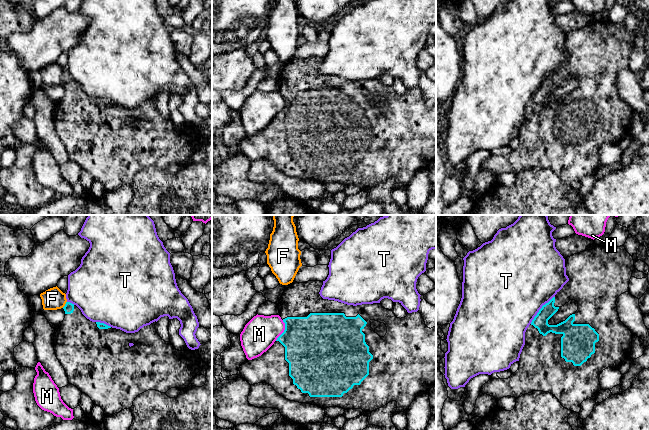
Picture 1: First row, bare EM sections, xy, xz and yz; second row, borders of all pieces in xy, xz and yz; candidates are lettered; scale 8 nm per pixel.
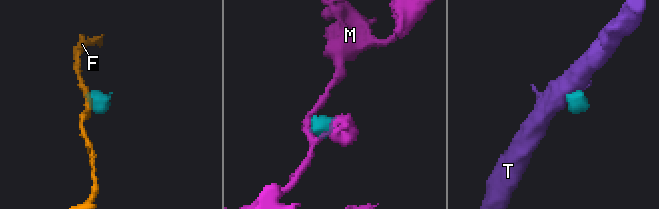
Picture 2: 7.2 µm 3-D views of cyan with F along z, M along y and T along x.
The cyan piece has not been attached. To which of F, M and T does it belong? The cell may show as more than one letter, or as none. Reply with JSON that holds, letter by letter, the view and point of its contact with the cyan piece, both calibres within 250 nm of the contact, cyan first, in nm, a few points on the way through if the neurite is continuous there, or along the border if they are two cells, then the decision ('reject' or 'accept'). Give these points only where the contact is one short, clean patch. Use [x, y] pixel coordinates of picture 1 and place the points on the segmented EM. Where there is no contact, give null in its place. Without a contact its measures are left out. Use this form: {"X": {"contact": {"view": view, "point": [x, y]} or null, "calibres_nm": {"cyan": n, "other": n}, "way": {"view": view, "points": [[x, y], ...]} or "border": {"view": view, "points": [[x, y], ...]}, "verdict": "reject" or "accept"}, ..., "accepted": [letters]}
{"F": {"contact": {"view": "xy", "point": [65, 304]}, "calibres_nm": {"cyan": 80, "other": 180}, "border": {"view": "xy", "points": [[66, 301], [62, 307]]}, "verdict": "reject"}, "M": {"contact": {"view": "xz", "point": [284, 330]}, "calibres_nm": {"cyan": 440, "other": 280}, "verdict": "reject"}, "T": {"contact": {"view": "yz", "point": [540, 309]}, "calibres_nm": {"cyan": 120, "other": 500}, "verdict": "reject"}, "accepted": []}

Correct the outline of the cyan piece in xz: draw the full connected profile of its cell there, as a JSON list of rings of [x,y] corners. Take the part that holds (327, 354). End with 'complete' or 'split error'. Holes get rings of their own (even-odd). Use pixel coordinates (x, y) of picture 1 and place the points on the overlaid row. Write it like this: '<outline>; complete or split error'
[[[321,281],[285,285],[278,303],[278,315],[285,323],[285,330],[261,356],[241,364],[241,378],[250,385],[269,384],[290,401],[317,405],[323,409],[341,407],[372,412],[396,401],[396,412],[405,413],[416,397],[428,393],[436,384],[436,326],[428,328],[418,311],[400,319],[380,303],[353,306],[323,299],[319,294],[322,285]],[[371,320],[386,325],[384,337],[373,331]]]; split error

